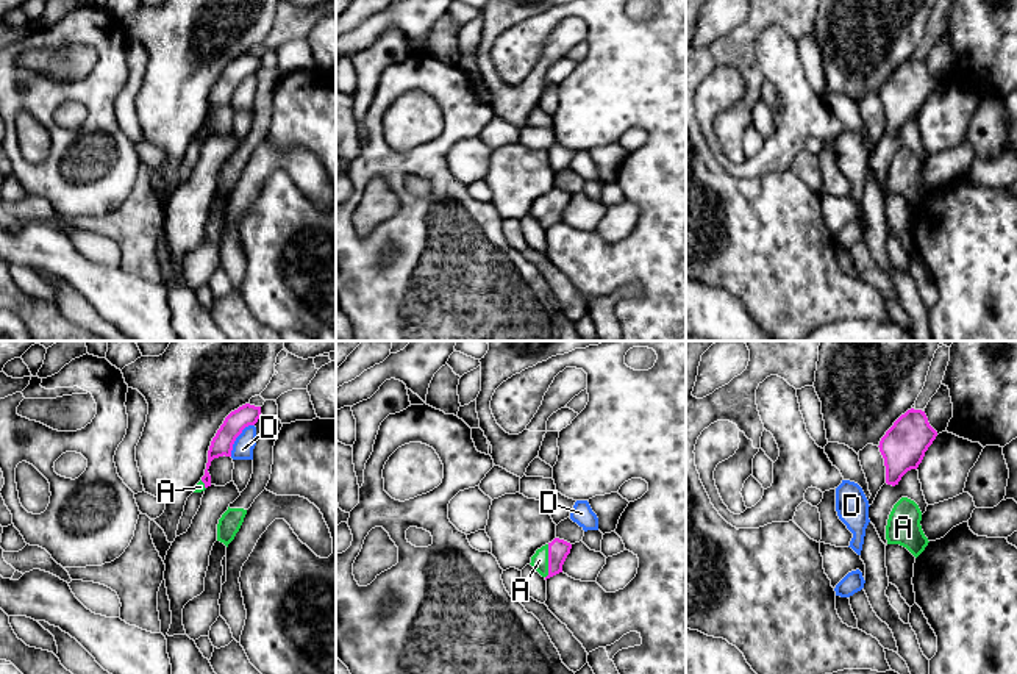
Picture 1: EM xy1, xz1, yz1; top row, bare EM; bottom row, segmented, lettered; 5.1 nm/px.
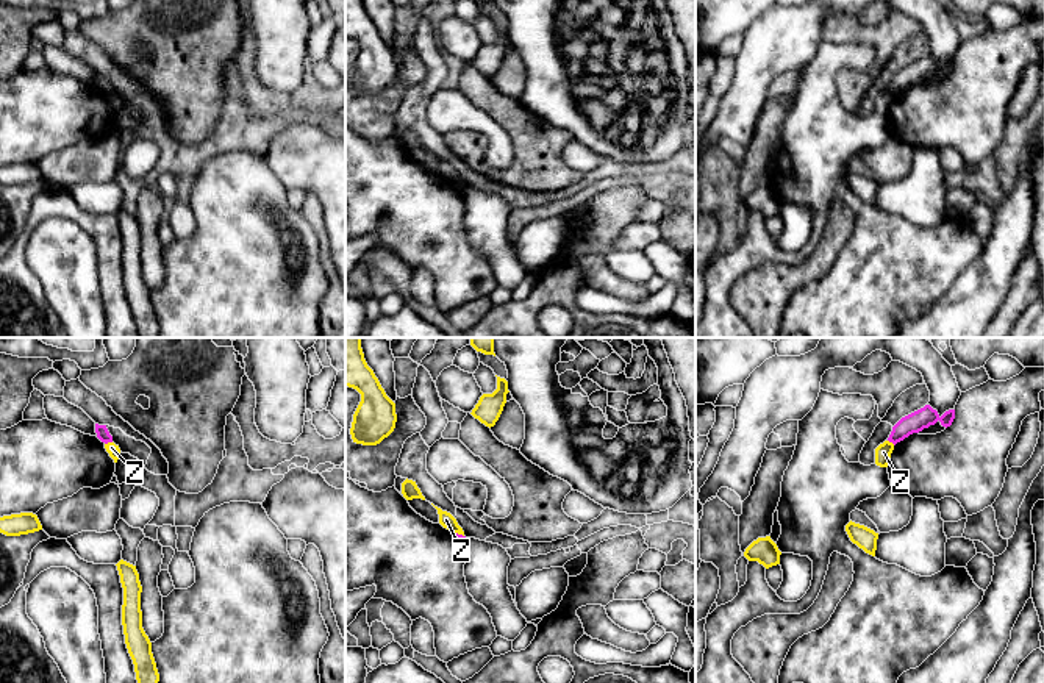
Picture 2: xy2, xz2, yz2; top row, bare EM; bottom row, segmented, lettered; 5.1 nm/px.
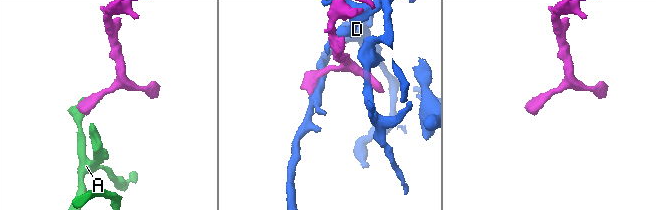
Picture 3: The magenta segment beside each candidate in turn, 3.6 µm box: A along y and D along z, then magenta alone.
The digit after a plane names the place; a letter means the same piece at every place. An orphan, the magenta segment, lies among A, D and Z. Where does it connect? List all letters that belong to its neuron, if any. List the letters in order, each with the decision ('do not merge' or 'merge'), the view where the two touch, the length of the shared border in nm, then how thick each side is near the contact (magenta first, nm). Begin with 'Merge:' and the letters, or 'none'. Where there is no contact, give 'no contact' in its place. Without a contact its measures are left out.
Merge: A
A: merge; contact in xz1; length 180 nm; calibres 110 and 90 nm
D: do not merge; contact in xy1; length 200 nm; calibres 110 and 110 nm
Z: do not merge; contact in xy2; length 40 nm; calibres 70 and 60 nm

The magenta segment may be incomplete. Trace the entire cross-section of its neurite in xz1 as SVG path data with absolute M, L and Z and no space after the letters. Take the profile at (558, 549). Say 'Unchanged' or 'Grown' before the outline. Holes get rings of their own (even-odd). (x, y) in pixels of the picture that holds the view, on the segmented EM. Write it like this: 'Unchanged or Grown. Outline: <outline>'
Grown. Outline: M555 538L551 543L536 550L530 565L547 580L562 572L562 565L570 549L570 543Z

